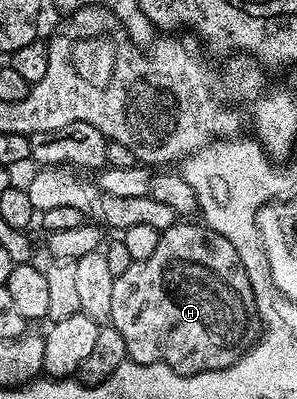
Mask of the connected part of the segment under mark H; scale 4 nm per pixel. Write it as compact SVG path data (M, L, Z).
M176 221L169 229L162 231L157 241L157 249L153 249L153 253L149 253L149 257L134 260L129 265L129 269L125 269L125 273L116 275L113 281L113 305L111 306L109 323L110 326L117 329L117 333L121 333L121 337L125 337L125 349L134 362L162 361L177 371L194 373L216 367L228 367L231 363L242 359L255 346L261 334L261 303L255 300L255 291L251 288L246 273L239 268L240 248L229 245L229 241L225 237L221 237L221 233L217 233L212 227L206 226L202 222L187 222L191 221Z

